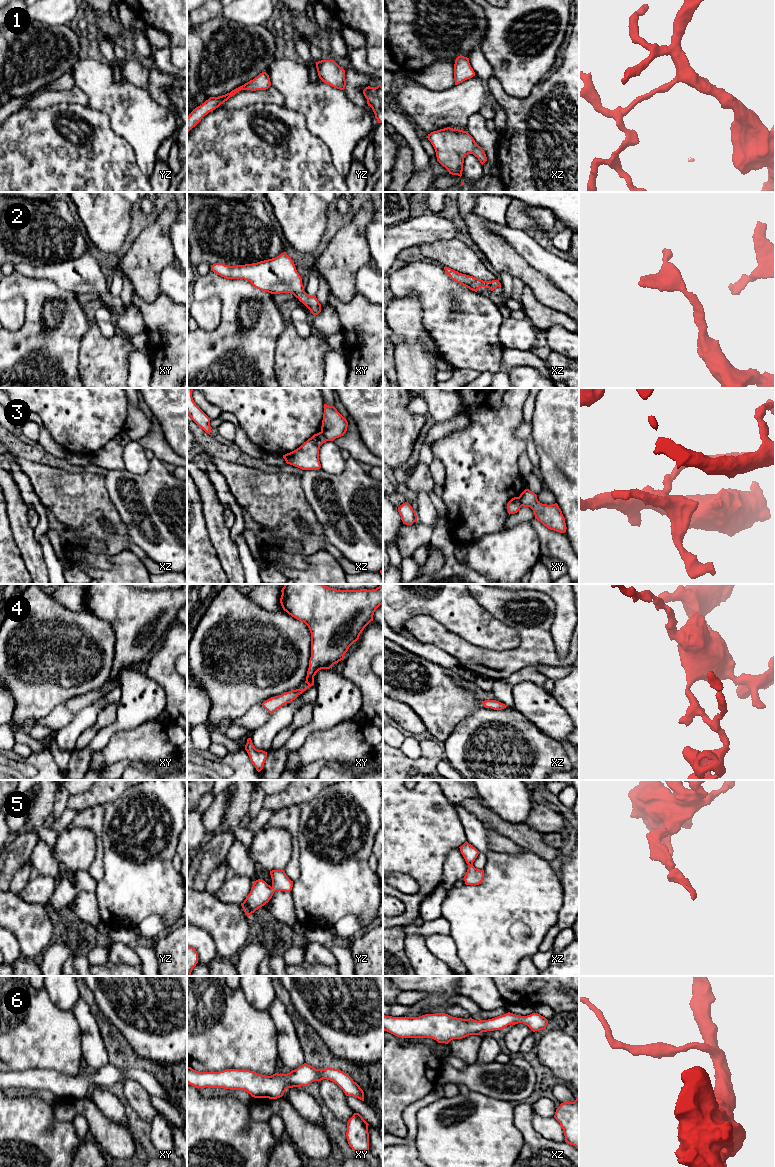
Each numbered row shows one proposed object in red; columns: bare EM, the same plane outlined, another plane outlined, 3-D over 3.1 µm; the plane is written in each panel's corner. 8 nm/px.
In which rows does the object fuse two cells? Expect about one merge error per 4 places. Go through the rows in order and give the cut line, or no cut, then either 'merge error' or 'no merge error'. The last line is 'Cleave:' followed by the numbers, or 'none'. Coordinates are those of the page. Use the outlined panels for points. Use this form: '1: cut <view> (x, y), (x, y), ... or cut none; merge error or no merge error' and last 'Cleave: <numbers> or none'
1: cut none; no merge error
2: cut none; no merge error
3: cut xz (321, 431), (327, 440); merge error
4: cut none; no merge error
5: cut none; no merge error
6: cut none; no merge error
Cleave: 3

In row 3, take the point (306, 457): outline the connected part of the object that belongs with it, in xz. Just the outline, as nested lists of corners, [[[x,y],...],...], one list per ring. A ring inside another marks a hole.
[[[319,432],[314,434],[296,450],[283,455],[283,458],[287,464],[302,470],[318,470],[321,468],[319,449],[326,441],[324,434]]]

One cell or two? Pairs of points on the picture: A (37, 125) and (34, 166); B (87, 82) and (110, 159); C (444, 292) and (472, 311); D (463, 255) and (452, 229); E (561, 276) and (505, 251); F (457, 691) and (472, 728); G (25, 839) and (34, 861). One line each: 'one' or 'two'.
A: one
B: two
C: one
D: two
E: two
F: two
G: two

